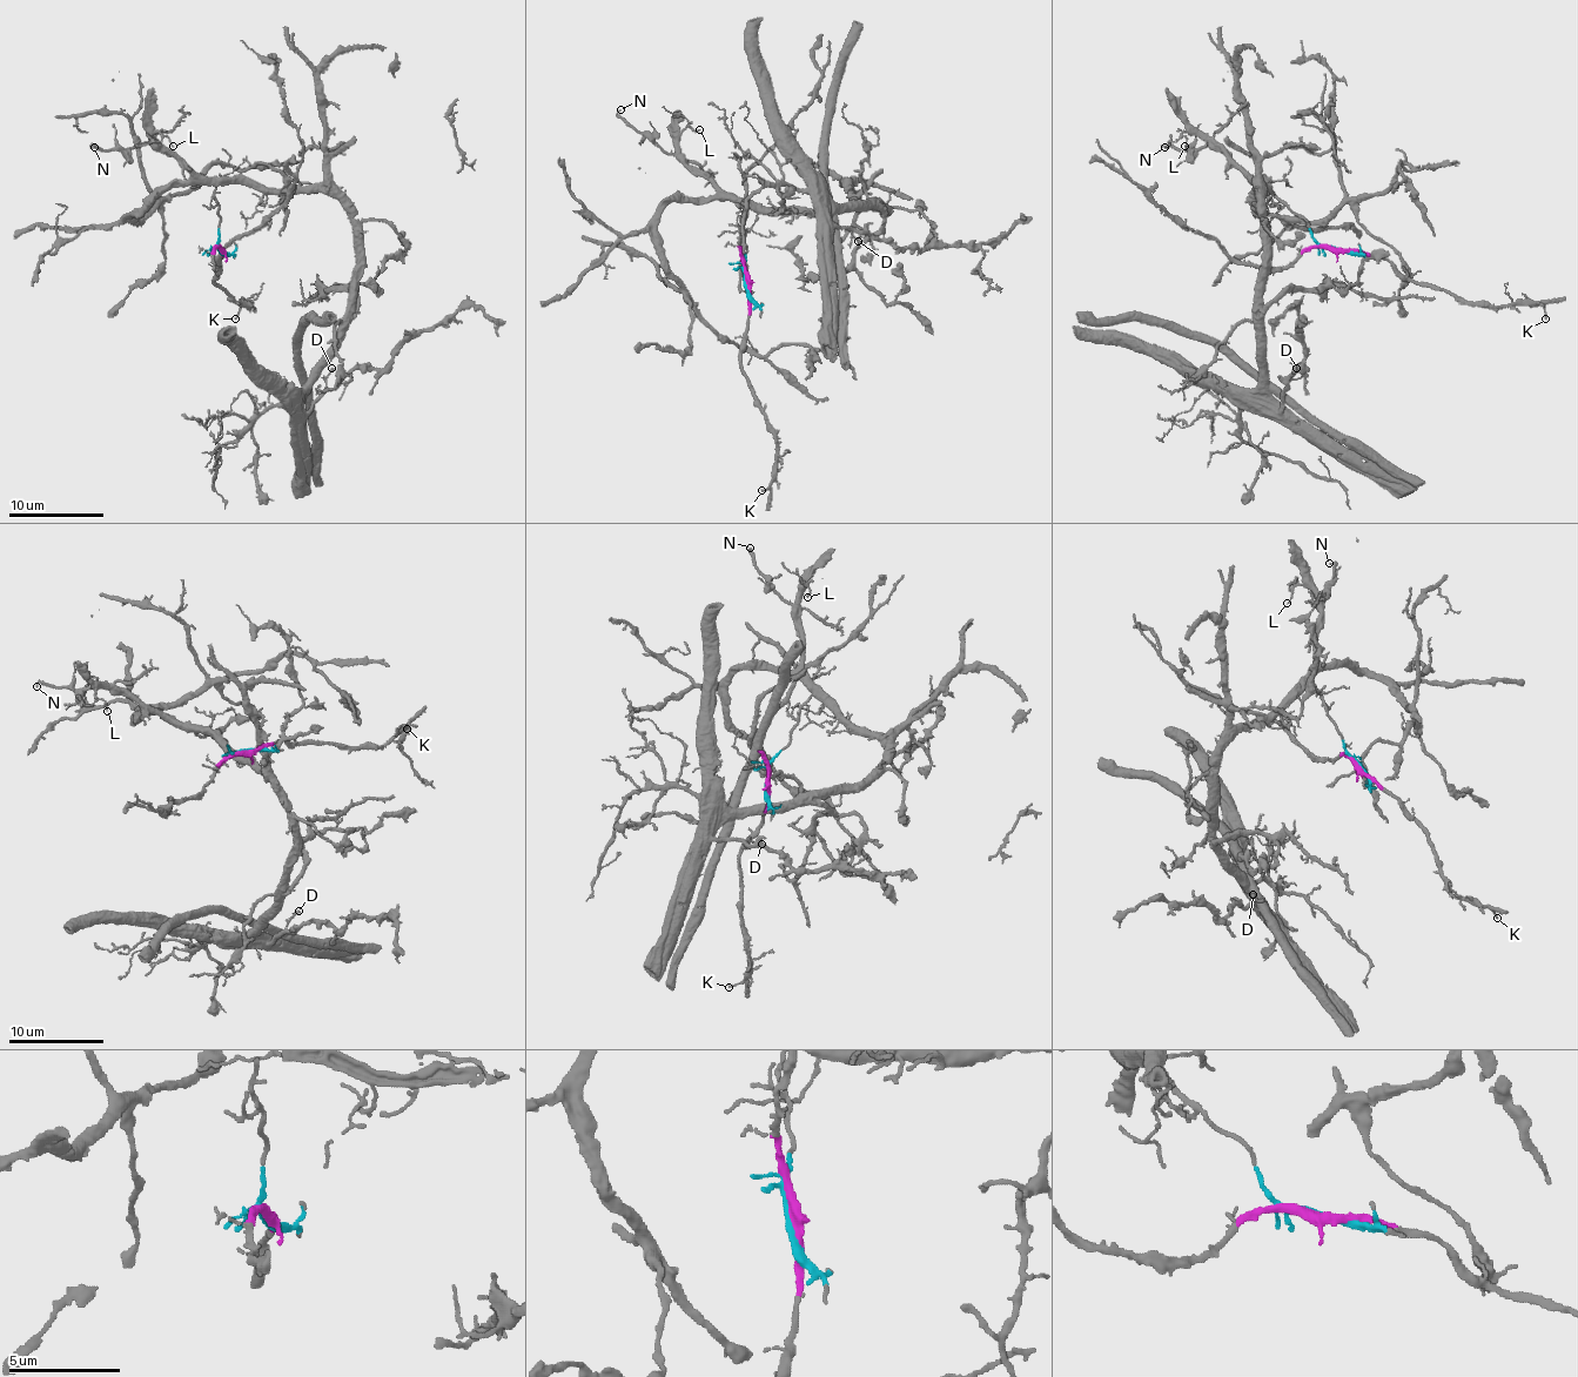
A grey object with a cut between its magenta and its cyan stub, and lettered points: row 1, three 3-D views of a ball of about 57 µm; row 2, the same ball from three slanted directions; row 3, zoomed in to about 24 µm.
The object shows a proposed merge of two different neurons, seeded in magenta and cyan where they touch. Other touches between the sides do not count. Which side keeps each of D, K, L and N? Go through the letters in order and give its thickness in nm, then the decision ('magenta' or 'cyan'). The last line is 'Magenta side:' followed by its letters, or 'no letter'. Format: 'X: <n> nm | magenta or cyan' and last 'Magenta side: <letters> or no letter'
D: 160 nm | cyan
K: 120 nm | magenta
L: 100 nm | cyan
N: 140 nm | cyan
Magenta side: K

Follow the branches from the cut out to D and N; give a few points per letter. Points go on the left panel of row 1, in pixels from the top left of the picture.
D: (219, 248), (219, 183), (328, 188), (342, 203), (354, 234), (351, 322), (311, 387), (314, 401), (333, 367)
N: (219, 248), (221, 220), (215, 183), (203, 181), (180, 160), (149, 143), (106, 150), (94, 148)

